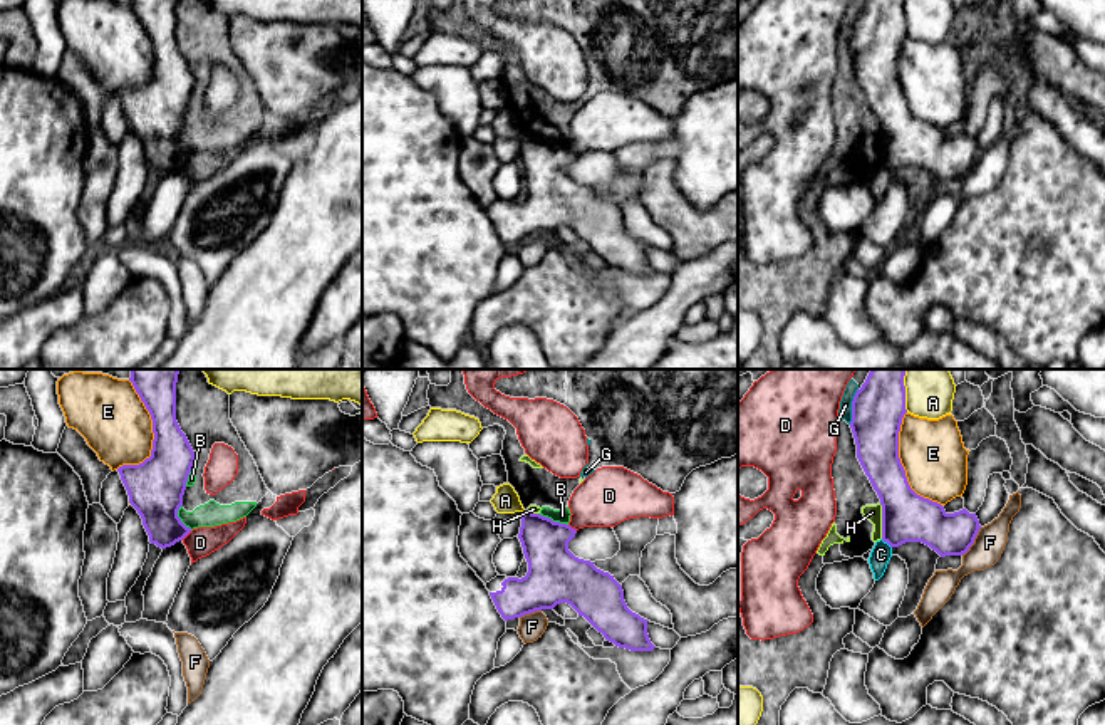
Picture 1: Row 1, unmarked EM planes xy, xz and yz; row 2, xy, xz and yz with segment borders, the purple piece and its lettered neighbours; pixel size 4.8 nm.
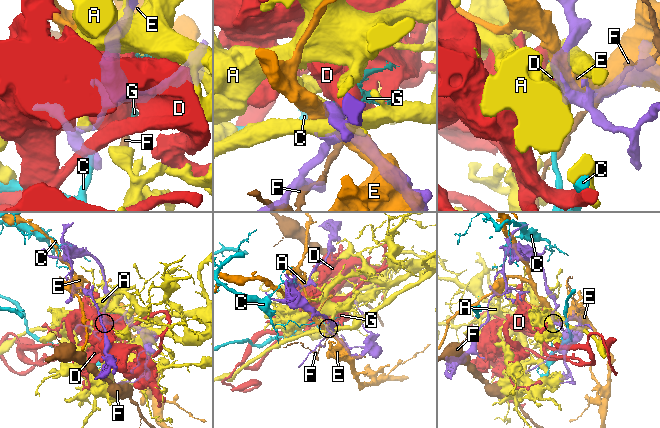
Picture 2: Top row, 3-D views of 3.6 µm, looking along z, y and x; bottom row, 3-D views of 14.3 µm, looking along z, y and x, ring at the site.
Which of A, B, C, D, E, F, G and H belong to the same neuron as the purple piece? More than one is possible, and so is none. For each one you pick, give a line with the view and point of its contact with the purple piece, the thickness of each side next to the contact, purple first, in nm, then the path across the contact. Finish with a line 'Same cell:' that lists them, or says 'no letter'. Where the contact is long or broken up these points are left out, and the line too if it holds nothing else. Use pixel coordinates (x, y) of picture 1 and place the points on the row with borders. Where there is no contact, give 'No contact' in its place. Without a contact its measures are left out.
Same cell: no letter

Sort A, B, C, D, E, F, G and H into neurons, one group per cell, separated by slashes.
A / B G H / C / D / E / F

